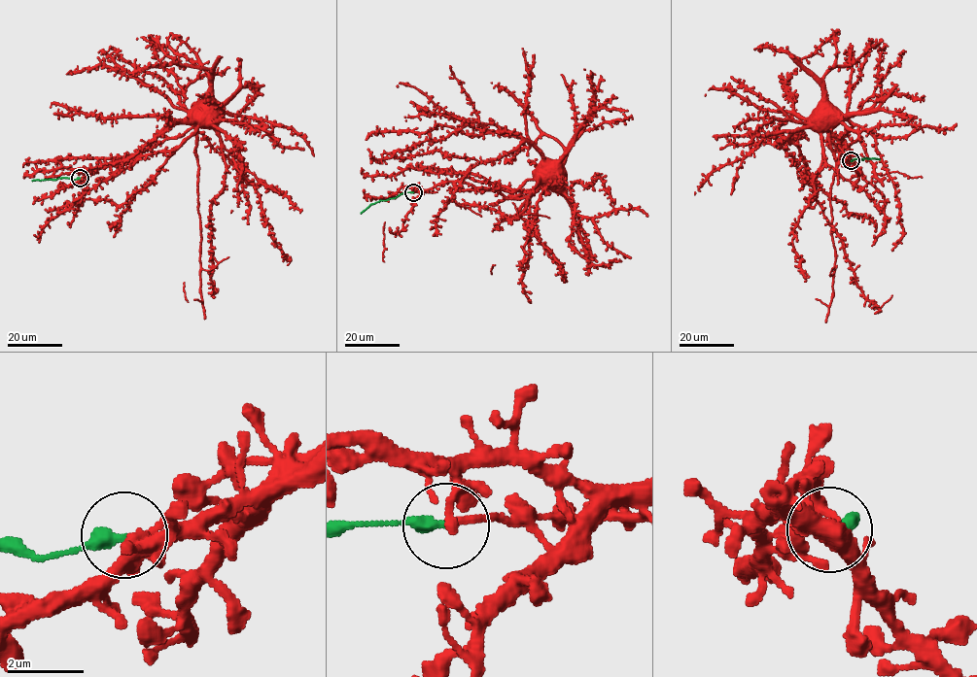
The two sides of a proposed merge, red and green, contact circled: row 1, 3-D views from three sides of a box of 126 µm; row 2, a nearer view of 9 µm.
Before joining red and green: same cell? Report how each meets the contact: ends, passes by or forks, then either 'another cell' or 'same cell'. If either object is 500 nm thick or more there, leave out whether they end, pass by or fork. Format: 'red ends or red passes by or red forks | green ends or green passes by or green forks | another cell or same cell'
red passes by | green ends | same cell

